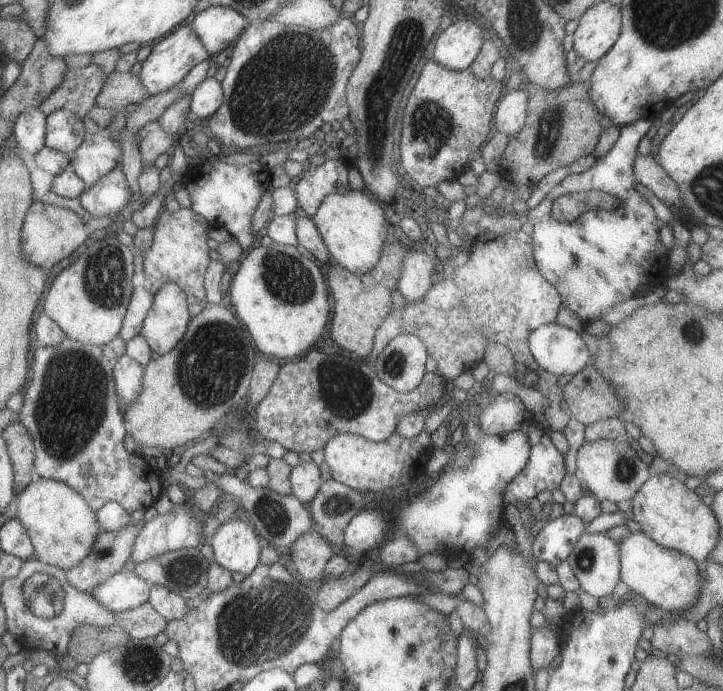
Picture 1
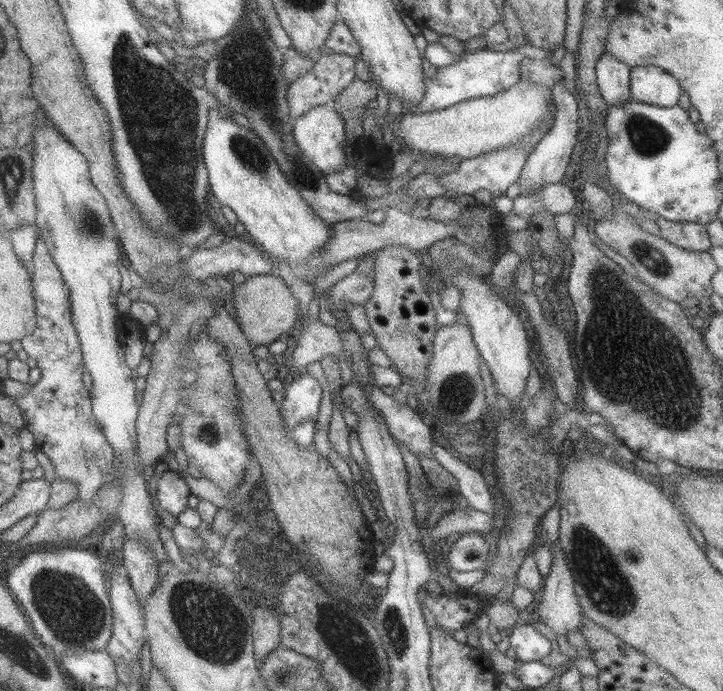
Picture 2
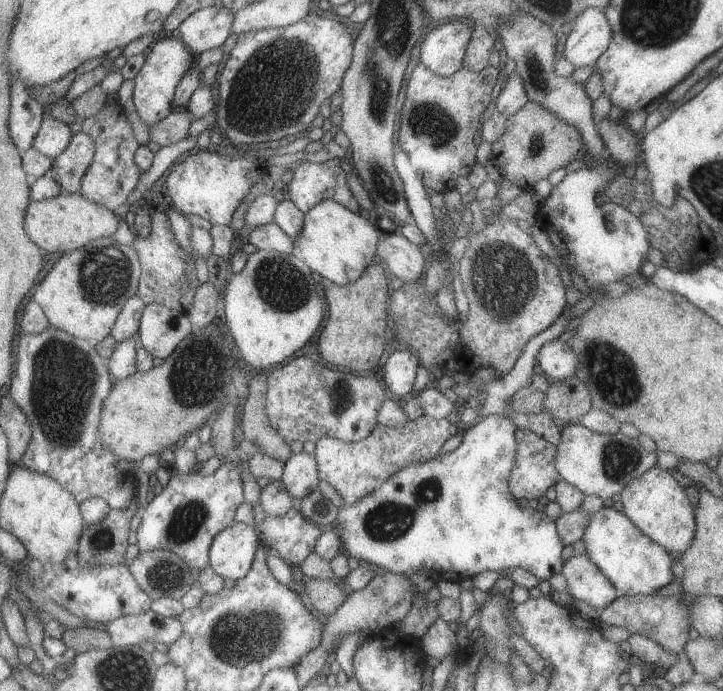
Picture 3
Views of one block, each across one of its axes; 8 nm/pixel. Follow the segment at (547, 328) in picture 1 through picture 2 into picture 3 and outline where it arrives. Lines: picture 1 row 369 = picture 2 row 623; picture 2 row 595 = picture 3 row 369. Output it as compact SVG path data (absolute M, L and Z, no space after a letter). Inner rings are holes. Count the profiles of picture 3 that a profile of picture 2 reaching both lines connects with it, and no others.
M551 340L540 347L536 357L536 371L549 381L575 376L576 357L566 342Z

